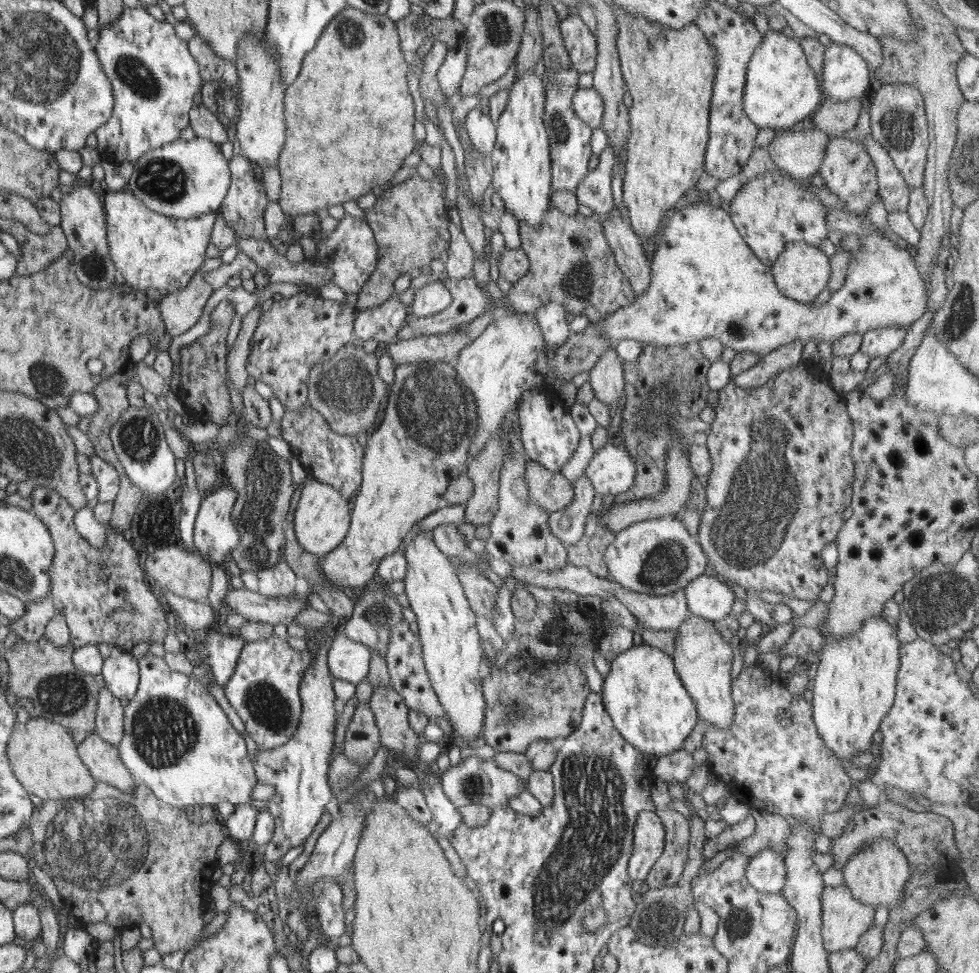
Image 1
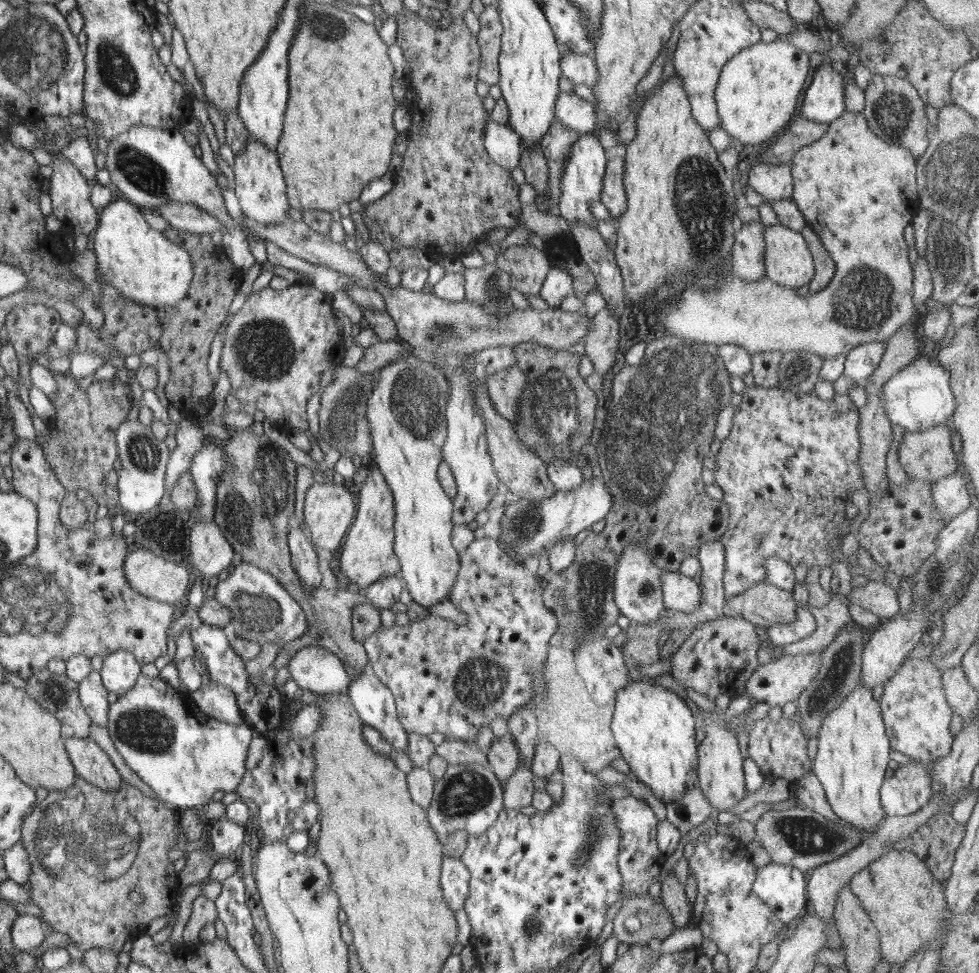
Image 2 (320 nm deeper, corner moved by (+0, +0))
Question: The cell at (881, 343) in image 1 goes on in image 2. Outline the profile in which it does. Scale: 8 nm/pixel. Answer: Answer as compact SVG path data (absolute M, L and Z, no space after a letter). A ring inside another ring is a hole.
M874 342L857 347L846 356L843 374L854 382L868 380L874 373L875 366L881 362L887 346L887 342Z

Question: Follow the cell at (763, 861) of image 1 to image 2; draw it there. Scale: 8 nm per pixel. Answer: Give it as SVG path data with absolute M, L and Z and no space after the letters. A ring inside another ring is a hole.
M771 862L758 869L753 891L787 925L806 911L807 893L804 872L791 865Z

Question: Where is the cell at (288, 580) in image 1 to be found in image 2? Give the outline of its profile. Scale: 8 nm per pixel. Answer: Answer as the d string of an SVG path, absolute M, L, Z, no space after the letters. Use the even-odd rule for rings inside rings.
M239 561L227 574L221 577L216 586L214 598L228 609L234 619L231 620L235 636L255 639L261 646L268 642L284 643L298 640L307 631L307 616L296 604L296 599L285 586L276 581L275 576L258 568L252 563Z

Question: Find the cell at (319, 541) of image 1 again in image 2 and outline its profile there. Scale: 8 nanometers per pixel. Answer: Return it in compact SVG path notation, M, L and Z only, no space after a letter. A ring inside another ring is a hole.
M328 480L322 484L314 483L307 490L303 511L303 524L309 539L316 547L334 551L345 538L346 532L349 532L349 528L353 526L356 504L352 493L344 489L340 482Z

